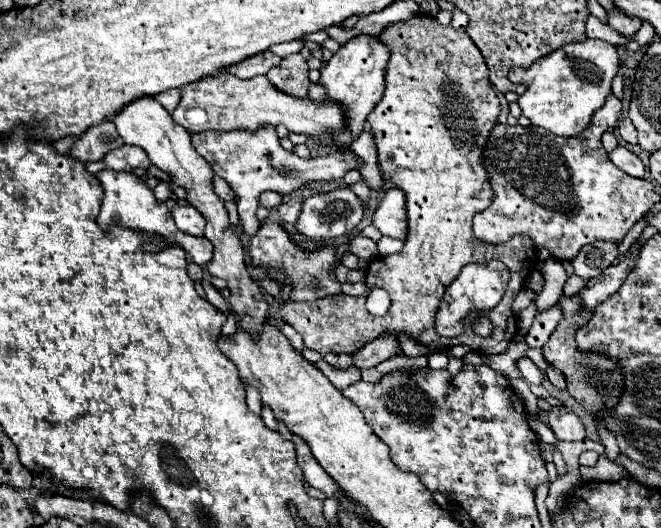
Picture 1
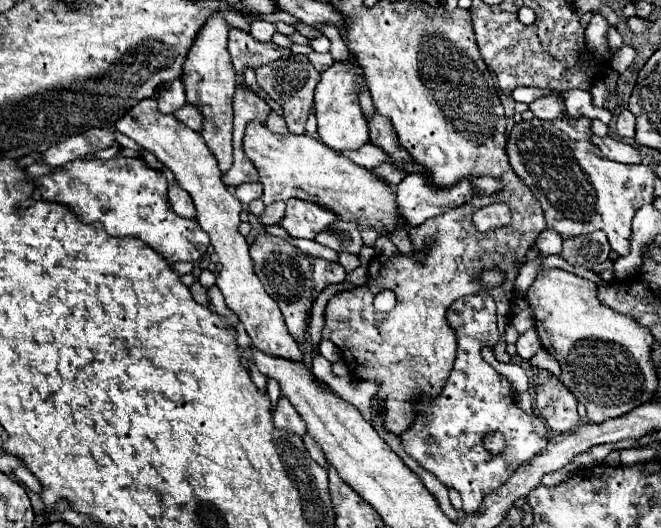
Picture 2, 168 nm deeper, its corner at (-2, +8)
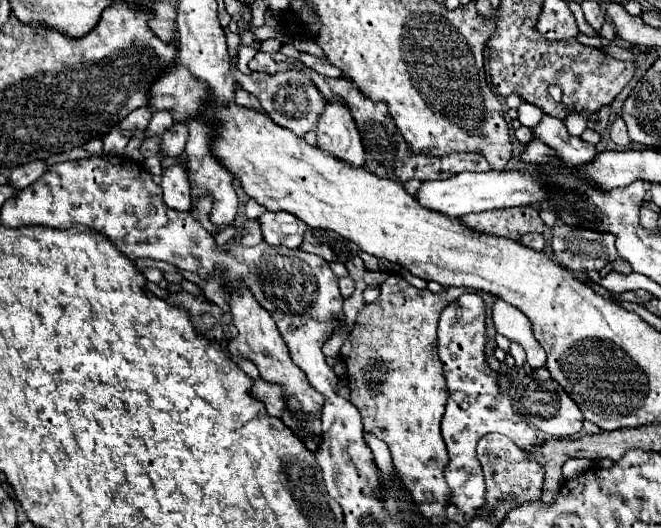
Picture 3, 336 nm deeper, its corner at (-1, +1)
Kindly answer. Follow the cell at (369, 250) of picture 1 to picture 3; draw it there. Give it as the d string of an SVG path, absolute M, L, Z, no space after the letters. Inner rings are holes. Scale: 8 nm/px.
M309 229L301 249L319 255L325 261L339 261L339 263L347 263L359 251L355 243L327 229Z

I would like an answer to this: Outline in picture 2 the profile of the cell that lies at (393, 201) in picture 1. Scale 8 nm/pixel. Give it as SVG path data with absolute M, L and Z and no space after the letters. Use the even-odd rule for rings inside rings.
M408 174L398 186L396 186L396 202L400 208L400 214L406 218L406 222L410 226L420 226L424 224L424 220L432 218L432 216L440 216L448 210L452 210L454 206L462 206L468 200L472 200L474 196L486 196L486 194L496 194L502 190L502 180L500 178L478 178L478 176L466 176L464 180L452 184L452 188L432 188L432 184L428 184L428 176L424 174Z

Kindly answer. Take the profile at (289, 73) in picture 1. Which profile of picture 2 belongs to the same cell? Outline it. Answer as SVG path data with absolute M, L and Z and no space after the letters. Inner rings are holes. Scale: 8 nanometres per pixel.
M294 54L286 60L280 60L280 64L266 64L256 68L256 82L258 86L268 94L274 96L276 104L282 108L282 116L286 120L286 126L292 134L304 134L304 126L312 108L314 100L314 88L320 82L320 72L314 70L314 66L308 62L306 56Z

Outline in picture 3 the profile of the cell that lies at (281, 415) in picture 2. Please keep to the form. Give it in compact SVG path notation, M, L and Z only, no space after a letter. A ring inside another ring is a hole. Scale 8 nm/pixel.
M259 379L253 385L253 395L265 403L267 413L271 413L273 417L283 415L285 401L283 401L283 391L281 391L279 385L273 385L273 383L267 383L267 381Z

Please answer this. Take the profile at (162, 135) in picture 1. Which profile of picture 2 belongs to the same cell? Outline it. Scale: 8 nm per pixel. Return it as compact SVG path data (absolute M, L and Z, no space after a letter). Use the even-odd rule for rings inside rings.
M154 98L136 104L132 112L128 112L116 122L116 128L128 138L132 138L138 146L152 152L166 168L170 168L176 176L176 182L192 196L196 206L196 218L202 230L208 232L214 252L220 256L222 272L216 278L216 286L220 288L226 306L244 324L248 336L252 338L252 344L270 356L296 360L296 362L302 360L302 350L298 342L288 334L278 304L266 294L258 276L254 274L254 262L248 254L248 242L238 232L242 204L236 196L230 194L230 190L220 180L222 174L218 170L216 158L212 158L212 152L206 148L202 136L190 130L188 126L184 126L182 122L178 122L174 116L160 114Z

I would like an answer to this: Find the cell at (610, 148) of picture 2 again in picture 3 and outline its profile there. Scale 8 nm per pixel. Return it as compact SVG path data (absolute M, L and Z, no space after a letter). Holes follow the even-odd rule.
M545 115L539 125L533 127L533 135L545 139L561 159L571 167L585 167L591 159L597 157L595 145L583 141L581 137L571 137L561 119L553 119Z

